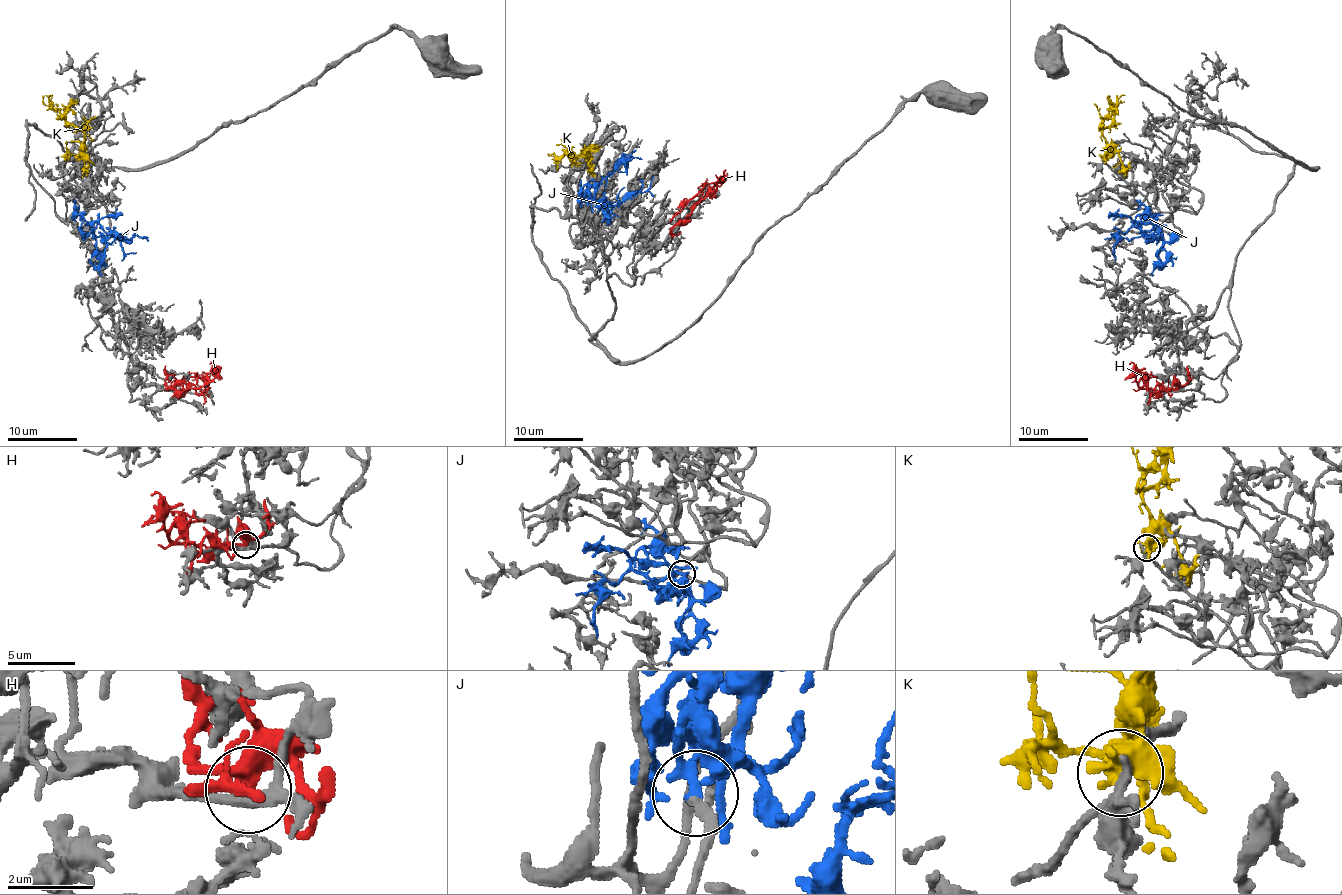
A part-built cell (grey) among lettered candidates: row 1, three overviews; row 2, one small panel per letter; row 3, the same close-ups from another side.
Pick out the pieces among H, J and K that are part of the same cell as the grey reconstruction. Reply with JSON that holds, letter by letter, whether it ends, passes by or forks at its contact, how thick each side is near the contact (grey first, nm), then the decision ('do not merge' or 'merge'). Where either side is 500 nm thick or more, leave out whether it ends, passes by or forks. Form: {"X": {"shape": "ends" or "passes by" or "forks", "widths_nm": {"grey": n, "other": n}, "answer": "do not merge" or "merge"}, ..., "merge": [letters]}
{"H": {"shape": "passes by", "widths_nm": {"grey": 240, "other": 380}, "answer": "do not merge"}, "J": {"shape": "ends", "widths_nm": {"grey": 170, "other": 240}, "answer": "merge"}, "K": {"shape": "forks", "widths_nm": {"grey": 220, "other": 440}, "answer": "do not merge"}, "merge": ["J"]}

